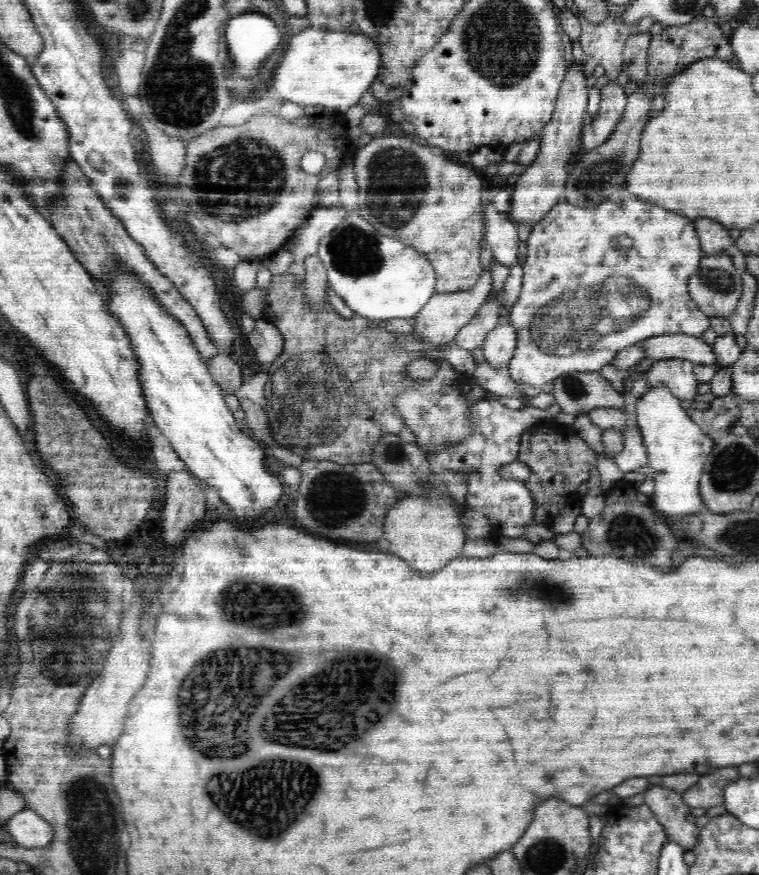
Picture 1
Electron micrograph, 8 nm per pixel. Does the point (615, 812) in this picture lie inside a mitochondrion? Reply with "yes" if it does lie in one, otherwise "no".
no

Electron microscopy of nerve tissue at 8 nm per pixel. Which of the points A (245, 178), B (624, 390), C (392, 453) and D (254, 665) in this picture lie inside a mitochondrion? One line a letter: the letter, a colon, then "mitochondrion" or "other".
A: mitochondrion
B: other
C: mitochondrion
D: mitochondrion

